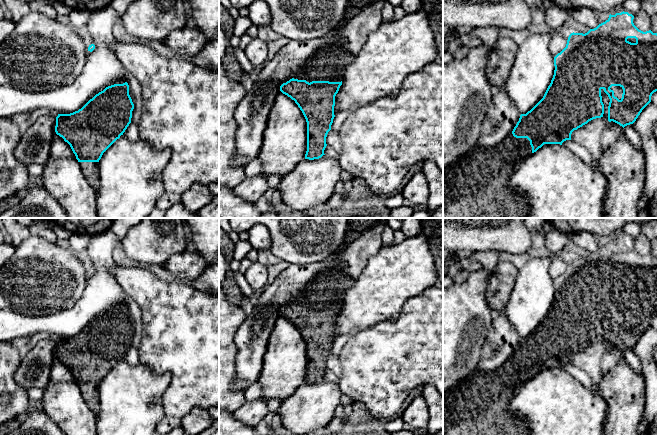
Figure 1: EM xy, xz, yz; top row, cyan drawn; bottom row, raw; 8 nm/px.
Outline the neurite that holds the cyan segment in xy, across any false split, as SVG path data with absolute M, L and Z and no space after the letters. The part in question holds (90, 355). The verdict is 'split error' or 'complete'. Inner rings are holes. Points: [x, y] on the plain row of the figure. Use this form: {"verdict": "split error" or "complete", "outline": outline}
{"verdict": "split error", "outline": "M125 306L106 311L78 335L56 341L56 358L70 369L95 414L100 409L98 386L131 347L133 333Z"}

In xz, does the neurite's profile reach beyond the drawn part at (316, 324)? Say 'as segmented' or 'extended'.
extended

